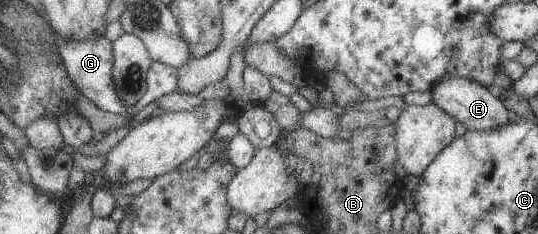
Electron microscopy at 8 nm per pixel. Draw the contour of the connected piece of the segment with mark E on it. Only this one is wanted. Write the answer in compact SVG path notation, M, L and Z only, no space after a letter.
M444 78L436 83L429 91L432 94L431 103L436 104L441 110L460 122L466 131L496 130L498 126L508 126L509 111L496 97L492 89L481 86L479 82L466 78Z

